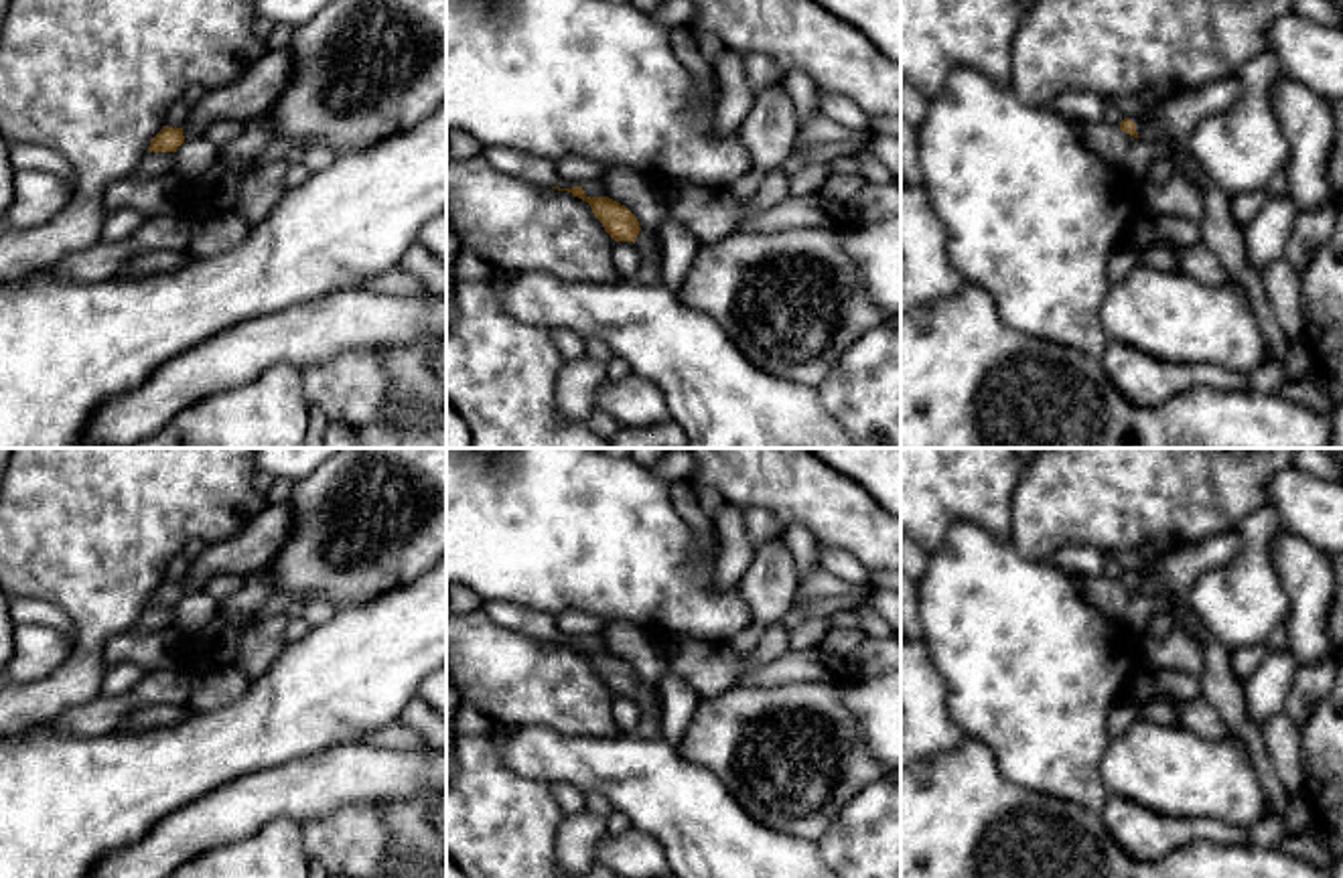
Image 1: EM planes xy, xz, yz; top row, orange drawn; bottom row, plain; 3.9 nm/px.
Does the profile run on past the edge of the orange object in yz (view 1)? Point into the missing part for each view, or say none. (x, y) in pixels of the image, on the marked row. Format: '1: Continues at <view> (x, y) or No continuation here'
1: Continues at yz (1175, 114)

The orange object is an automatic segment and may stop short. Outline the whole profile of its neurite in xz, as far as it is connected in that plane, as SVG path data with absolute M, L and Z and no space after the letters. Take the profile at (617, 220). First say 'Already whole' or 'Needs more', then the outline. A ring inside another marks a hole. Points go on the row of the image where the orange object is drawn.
Needs more. M552 187L558 191L568 191L574 197L586 201L594 213L594 217L603 223L605 231L615 239L615 241L633 241L641 253L641 262L639 262L639 272L635 276L635 282L645 284L645 286L653 286L661 282L661 239L657 239L655 235L643 231L639 227L637 217L621 203L609 199L609 197L586 197L582 187L572 187L572 189L560 189L560 187Z

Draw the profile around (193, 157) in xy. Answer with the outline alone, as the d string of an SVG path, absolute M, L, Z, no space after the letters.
M207 134L187 138L174 152L174 174L185 182L195 182L219 160L219 146Z

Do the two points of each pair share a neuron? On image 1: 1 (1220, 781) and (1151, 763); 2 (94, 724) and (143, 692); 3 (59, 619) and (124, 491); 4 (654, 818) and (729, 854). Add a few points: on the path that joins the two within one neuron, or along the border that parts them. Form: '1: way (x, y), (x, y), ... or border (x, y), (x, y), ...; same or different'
1: way (1204, 777), (1179, 775), (1167, 769); same
2: way (106, 712), (130, 702); same
3: border (21, 597), (55, 603), (74, 625), (76, 639); different
4: way (672, 818), (688, 818), (711, 840); same

